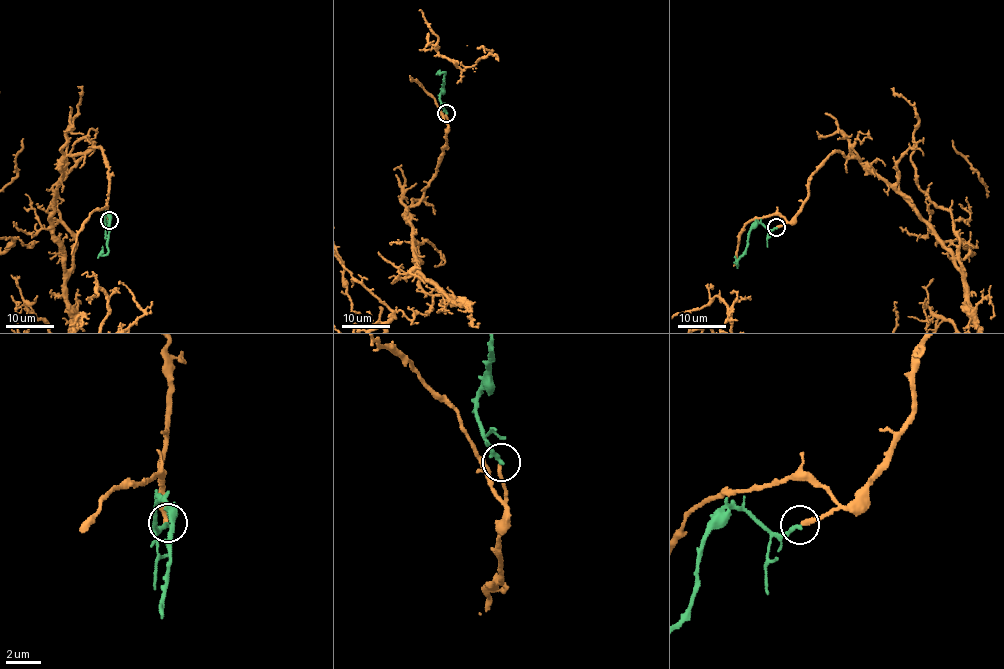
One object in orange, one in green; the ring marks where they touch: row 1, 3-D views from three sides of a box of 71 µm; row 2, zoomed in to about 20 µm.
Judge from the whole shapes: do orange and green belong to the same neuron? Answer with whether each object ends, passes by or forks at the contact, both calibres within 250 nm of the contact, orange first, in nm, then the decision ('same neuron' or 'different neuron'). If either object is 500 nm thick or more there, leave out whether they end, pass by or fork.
orange ends | green ends | 240/280 nm | same neuron

